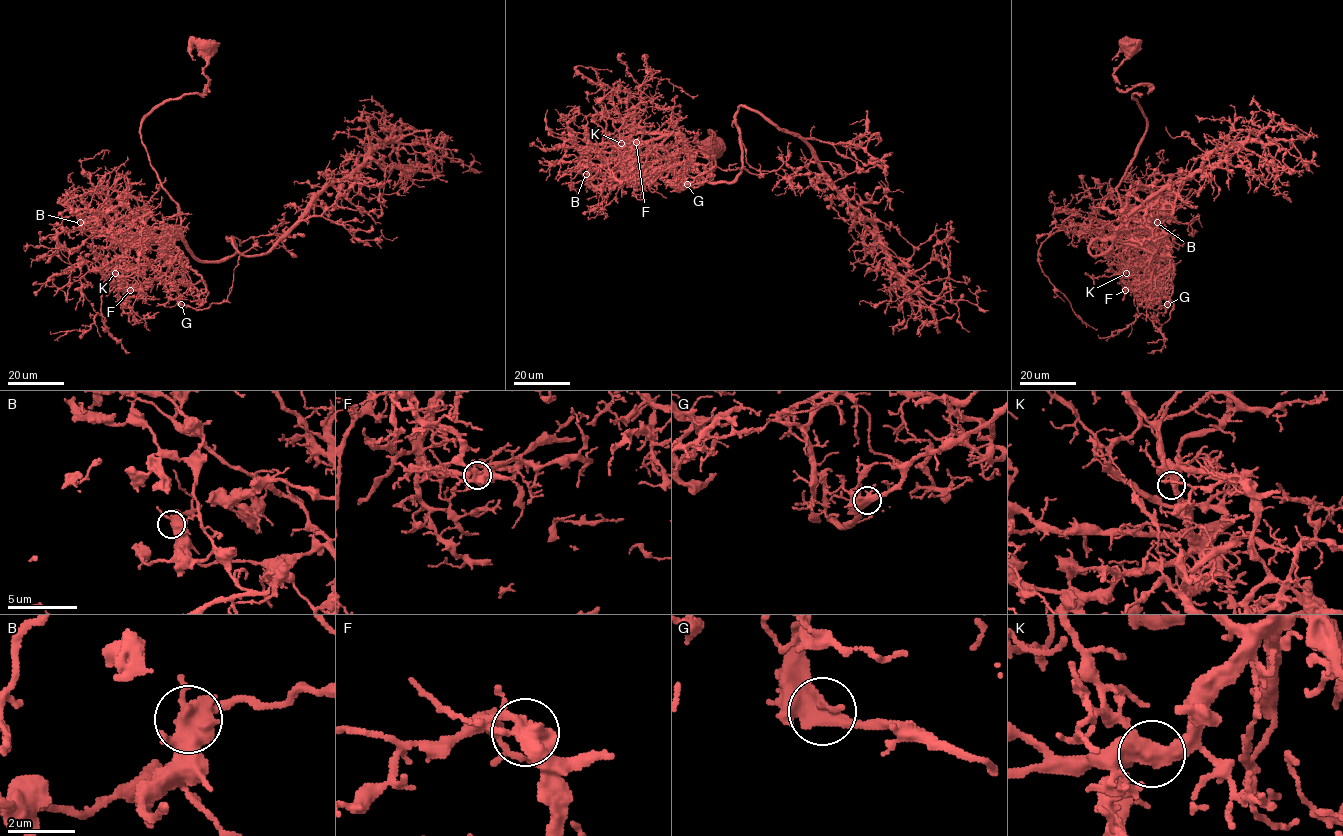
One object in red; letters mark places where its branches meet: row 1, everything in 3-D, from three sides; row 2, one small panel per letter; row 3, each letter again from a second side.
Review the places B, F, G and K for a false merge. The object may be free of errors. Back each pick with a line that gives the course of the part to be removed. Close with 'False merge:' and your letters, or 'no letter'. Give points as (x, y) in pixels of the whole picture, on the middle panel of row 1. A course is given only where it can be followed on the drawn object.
False merge: no letter

